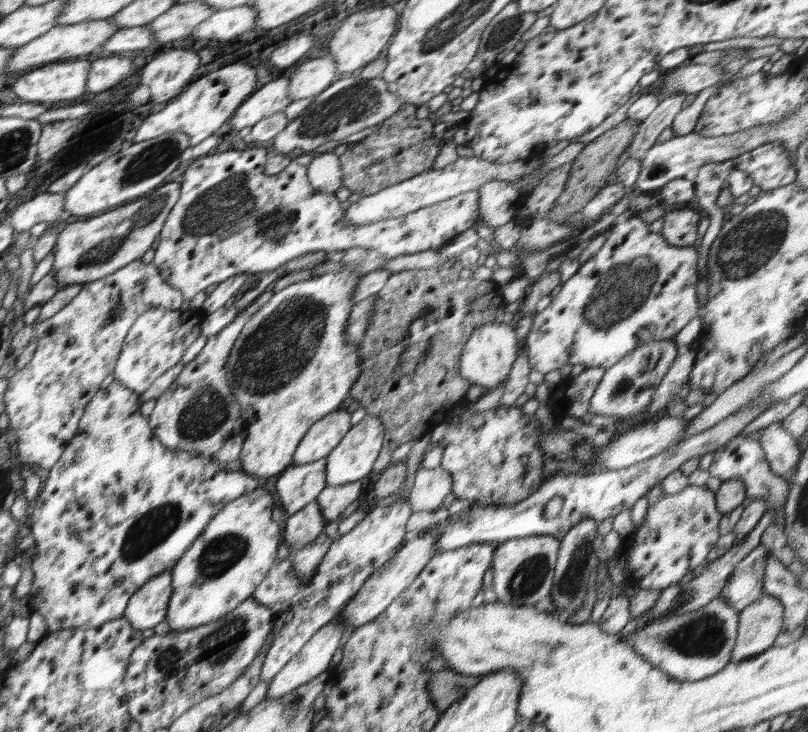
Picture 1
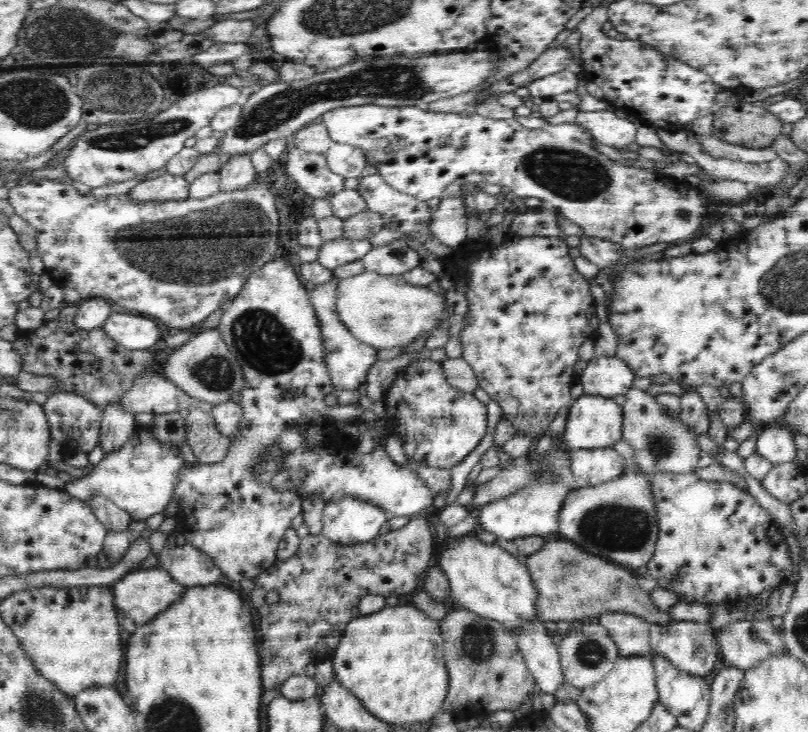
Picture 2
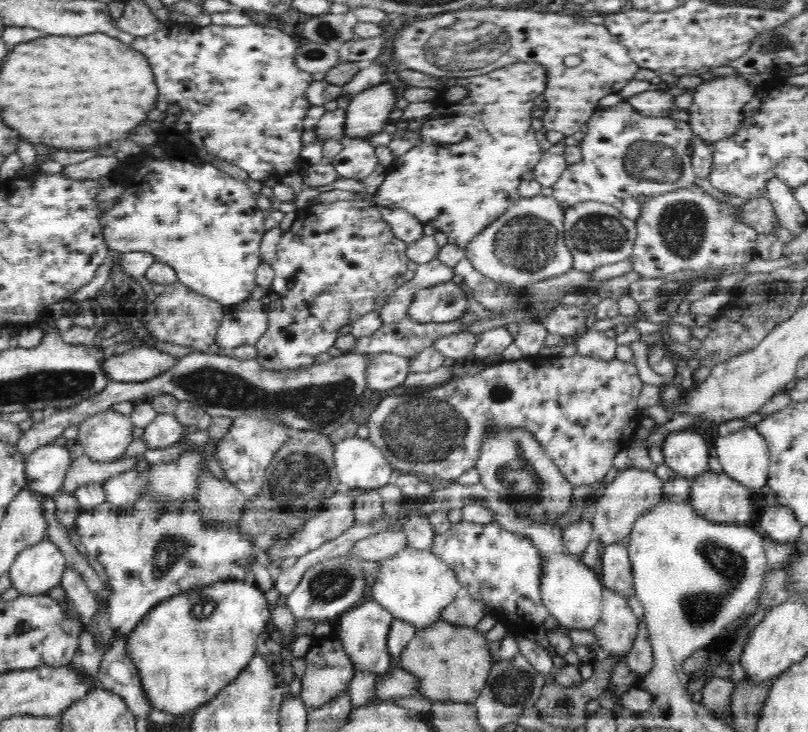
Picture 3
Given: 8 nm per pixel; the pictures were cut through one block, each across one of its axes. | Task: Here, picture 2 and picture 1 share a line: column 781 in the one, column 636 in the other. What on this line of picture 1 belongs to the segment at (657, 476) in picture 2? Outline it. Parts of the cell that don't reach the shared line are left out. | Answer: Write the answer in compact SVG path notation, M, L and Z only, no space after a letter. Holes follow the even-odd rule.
M688 485L676 494L663 493L648 507L633 542L627 542L625 554L631 583L643 589L662 590L695 571L719 539L721 519L723 515L717 509L715 493L705 485Z

